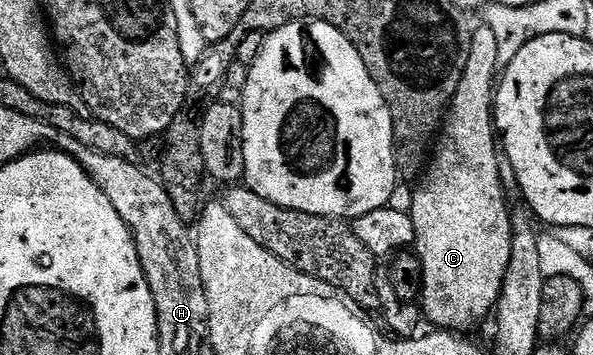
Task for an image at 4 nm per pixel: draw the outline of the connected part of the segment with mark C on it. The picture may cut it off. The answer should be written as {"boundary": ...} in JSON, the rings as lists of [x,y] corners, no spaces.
{"boundary":[[[486,25],[474,26],[472,33],[471,49],[459,89],[455,89],[455,97],[449,102],[443,130],[436,140],[437,152],[434,155],[432,152],[431,162],[416,184],[411,212],[417,234],[415,254],[421,260],[420,310],[426,320],[433,322],[434,328],[454,333],[468,332],[468,327],[494,314],[507,265],[511,265],[513,244],[513,215],[505,200],[505,187],[501,184],[503,163],[499,158],[499,139],[493,118],[493,96],[499,79],[498,42]]]}

